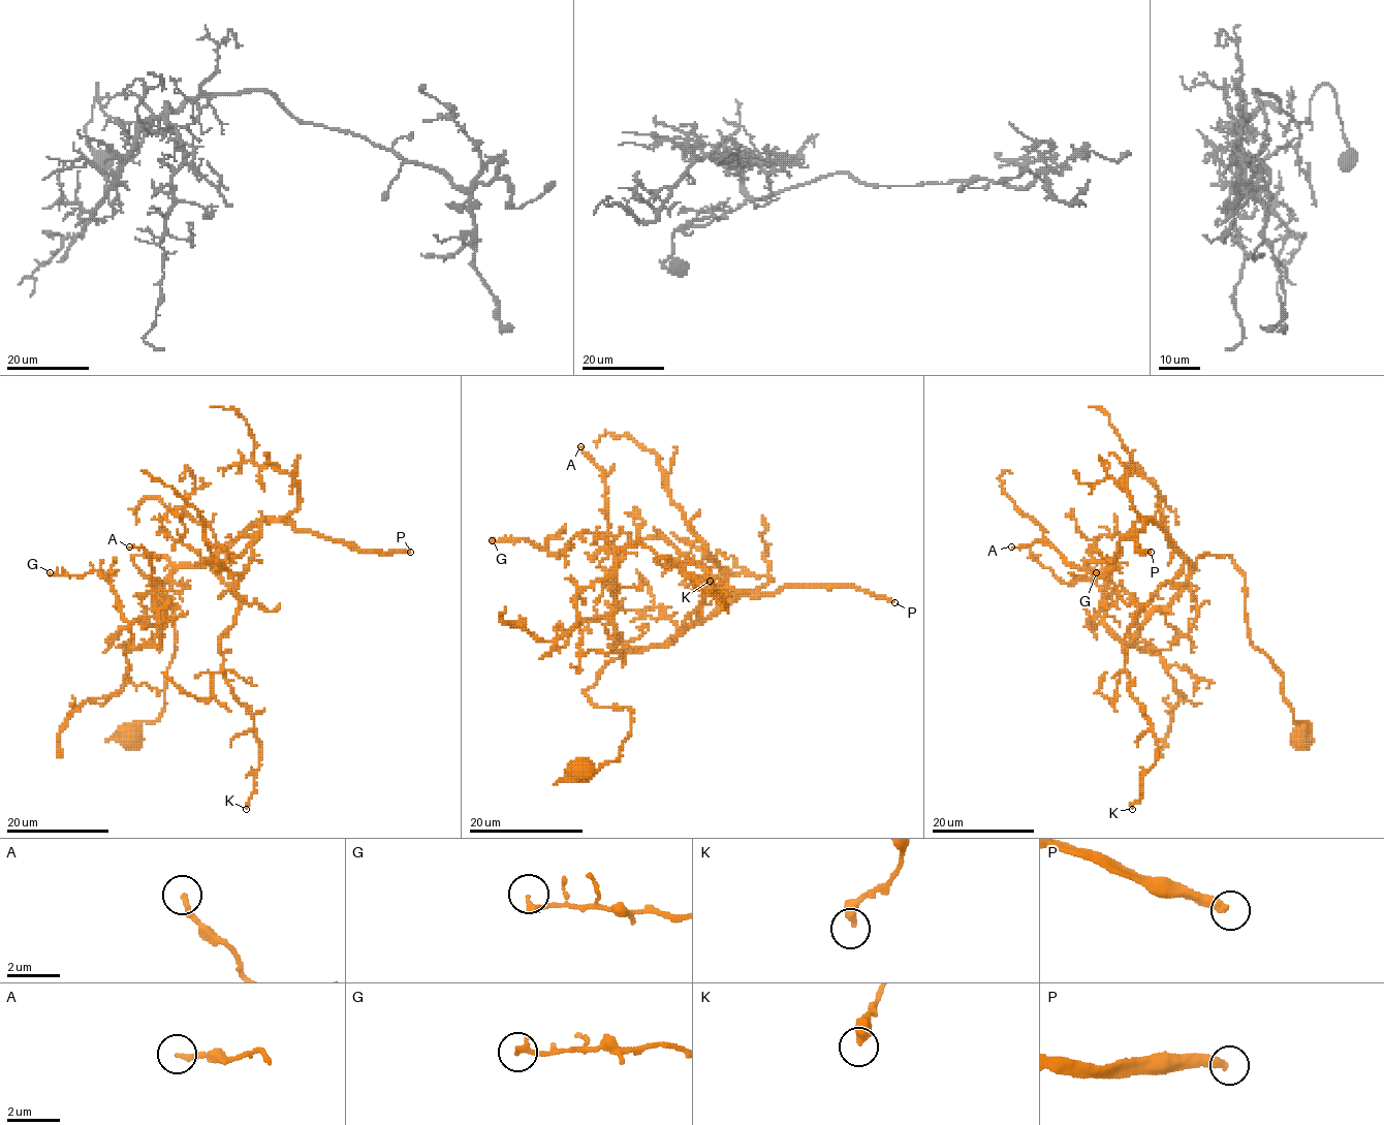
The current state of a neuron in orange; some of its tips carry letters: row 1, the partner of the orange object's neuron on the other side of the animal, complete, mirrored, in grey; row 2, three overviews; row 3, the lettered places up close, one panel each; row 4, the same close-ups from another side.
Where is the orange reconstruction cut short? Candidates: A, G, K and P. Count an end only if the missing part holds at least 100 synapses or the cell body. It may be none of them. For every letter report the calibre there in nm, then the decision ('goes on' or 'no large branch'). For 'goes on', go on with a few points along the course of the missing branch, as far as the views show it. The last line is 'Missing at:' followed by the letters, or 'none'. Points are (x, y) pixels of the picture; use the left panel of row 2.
A: calibre 190 nm; no large branch
G: calibre 190 nm; no large branch
K: calibre 360 nm; no large branch
P: calibre 320 nm; goes on
Missing at: P

